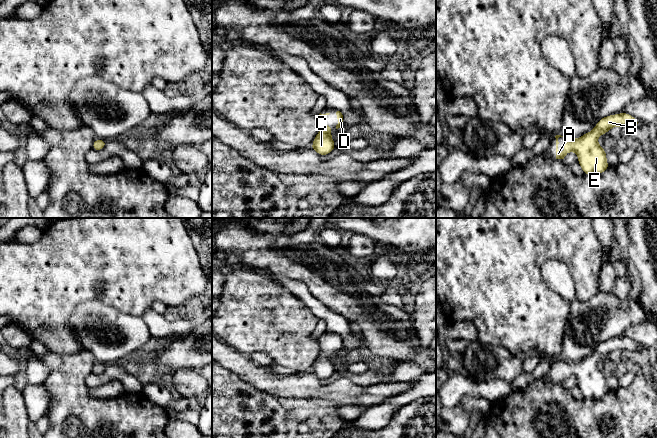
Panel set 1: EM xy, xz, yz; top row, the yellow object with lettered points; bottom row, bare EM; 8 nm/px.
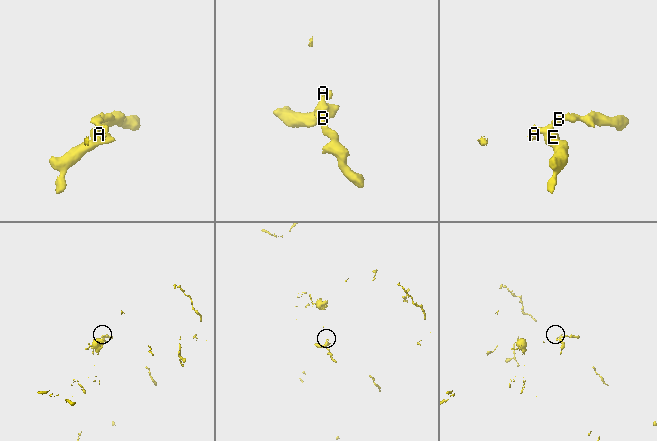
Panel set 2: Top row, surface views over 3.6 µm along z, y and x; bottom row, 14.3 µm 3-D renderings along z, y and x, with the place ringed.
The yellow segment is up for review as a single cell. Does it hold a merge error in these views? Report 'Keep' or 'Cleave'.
Keep

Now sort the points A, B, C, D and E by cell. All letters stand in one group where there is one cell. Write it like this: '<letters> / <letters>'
A B C D E

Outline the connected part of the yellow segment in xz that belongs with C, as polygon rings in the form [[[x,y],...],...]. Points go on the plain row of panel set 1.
[[[330,337],[326,338],[319,338],[318,345],[320,347],[320,355],[317,357],[310,373],[315,374],[320,380],[324,380],[330,378],[335,372],[336,369],[331,361],[332,353],[329,348],[324,348],[322,346],[322,342],[324,340],[329,339]]]

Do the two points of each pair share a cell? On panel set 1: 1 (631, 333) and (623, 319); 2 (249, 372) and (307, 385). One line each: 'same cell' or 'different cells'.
1: different cells
2: same cell

